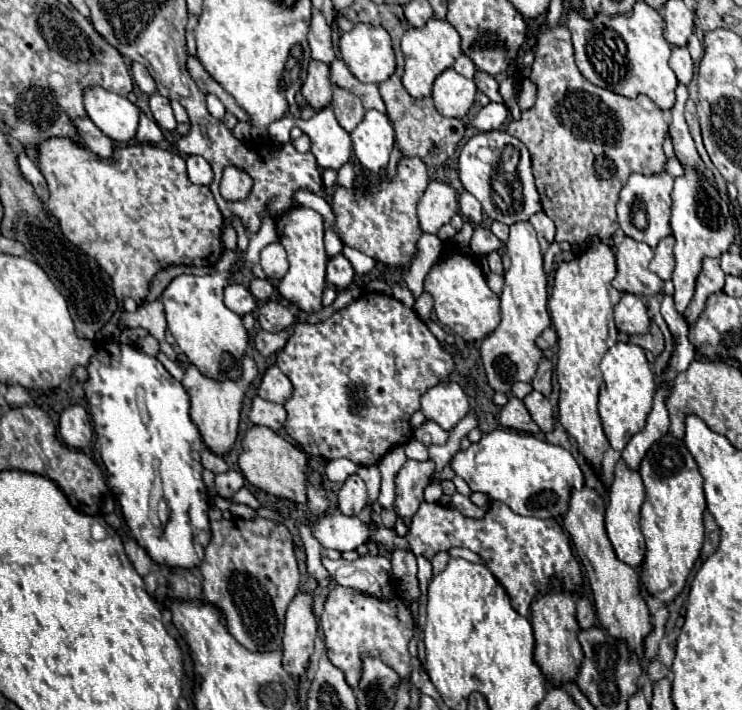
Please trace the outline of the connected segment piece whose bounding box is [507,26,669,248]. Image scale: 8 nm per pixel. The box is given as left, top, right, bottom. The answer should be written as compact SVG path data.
M555 26L555 28L551 28L551 30L543 30L543 32L539 34L539 38L533 40L533 44L535 44L535 62L533 62L533 70L531 70L531 76L529 76L529 78L537 84L537 102L535 102L533 108L521 112L521 118L519 118L519 120L511 120L511 122L507 124L507 134L509 134L509 136L515 136L517 140L521 140L521 142L527 146L529 154L531 154L531 160L533 160L533 176L535 176L537 192L539 192L539 196L541 196L543 212L545 212L545 214L555 222L555 226L557 226L557 236L555 236L555 240L557 240L557 242L565 242L565 240L567 240L569 244L573 244L573 246L577 246L577 248L585 246L585 244L589 242L589 238L609 240L609 238L615 234L615 230L619 228L617 216L615 216L615 204L617 204L619 190L623 188L623 184L627 182L627 178L629 178L633 172L637 172L637 174L661 174L661 172L665 172L665 162L667 162L667 158L665 158L665 154L663 154L663 142L665 142L667 128L669 128L667 118L665 118L665 114L657 108L657 104L655 104L649 96L637 96L637 100L629 100L629 98L625 98L625 96L617 96L617 94L613 94L613 92L609 92L609 90L605 90L605 88L597 88L597 86L593 86L593 84L589 84L589 80L585 80L585 78L581 76L581 72L577 70L577 66L575 66L573 46L571 46L571 34L569 34L569 30L567 30L565 26Z

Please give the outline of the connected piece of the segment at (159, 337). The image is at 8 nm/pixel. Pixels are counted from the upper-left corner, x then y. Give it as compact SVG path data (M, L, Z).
M161 300L147 302L139 306L135 314L125 312L123 314L123 326L125 328L145 328L157 342L160 343L160 351L165 352L171 360L181 360L182 363L188 363L186 356L181 352L175 352L173 347L165 341L165 330L167 330L167 320L165 320L165 310Z

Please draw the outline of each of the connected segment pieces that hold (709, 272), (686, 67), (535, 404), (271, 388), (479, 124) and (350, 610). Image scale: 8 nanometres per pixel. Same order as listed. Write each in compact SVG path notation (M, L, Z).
M705 258L703 260L703 268L697 276L697 286L695 286L695 298L693 304L689 306L689 316L685 316L687 324L693 326L693 322L697 320L697 316L703 312L705 300L709 298L709 294L713 292L721 292L725 284L725 274L719 266L717 258Z
M673 48L673 54L671 54L671 60L669 60L669 66L671 70L675 72L677 80L681 84L689 84L691 78L693 78L693 60L689 56L689 50L687 48Z
M531 392L529 396L525 396L523 402L525 402L529 414L533 416L535 424L543 432L551 432L553 430L553 408L551 408L549 400L545 396L541 396L541 392Z
M277 366L267 368L267 372L261 380L261 386L259 386L259 396L269 402L285 404L291 398L291 394L293 394L291 380Z
M489 102L485 108L481 108L481 112L475 116L473 126L479 130L499 130L505 120L509 118L509 110L505 108L505 104L501 102Z
M333 586L321 614L321 634L325 646L329 648L329 658L345 672L351 688L357 688L357 672L361 672L361 652L377 652L381 660L389 660L389 664L397 668L401 678L409 676L413 670L407 650L407 644L413 636L413 618L401 596L381 602L353 588L349 590L343 586Z

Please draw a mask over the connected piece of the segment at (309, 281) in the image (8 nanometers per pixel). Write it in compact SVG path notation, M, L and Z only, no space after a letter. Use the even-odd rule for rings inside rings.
M291 208L281 218L277 218L277 232L279 242L289 256L289 272L279 282L279 294L295 304L305 314L321 312L323 304L323 290L325 290L325 264L327 252L323 246L323 218L311 208Z

